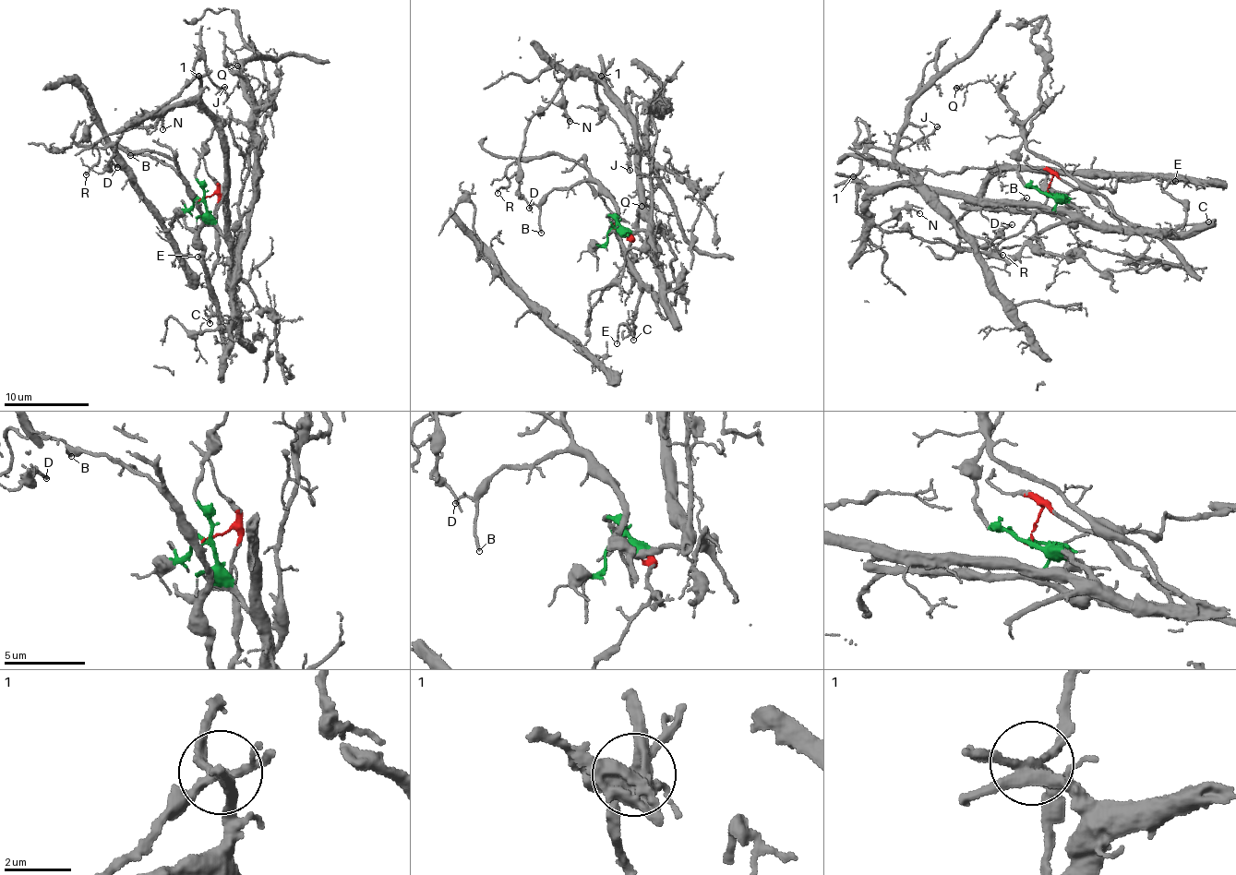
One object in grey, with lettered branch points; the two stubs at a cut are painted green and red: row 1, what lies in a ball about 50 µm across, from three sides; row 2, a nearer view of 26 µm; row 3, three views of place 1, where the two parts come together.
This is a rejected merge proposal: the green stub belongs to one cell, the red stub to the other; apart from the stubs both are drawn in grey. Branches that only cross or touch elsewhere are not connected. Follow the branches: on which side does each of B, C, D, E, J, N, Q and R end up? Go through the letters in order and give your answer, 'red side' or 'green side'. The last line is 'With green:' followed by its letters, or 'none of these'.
B: red side
C: red side
D: green side
E: red side
J: green side
N: green side
Q: green side
R: red side
With green: D, J, N, Q

